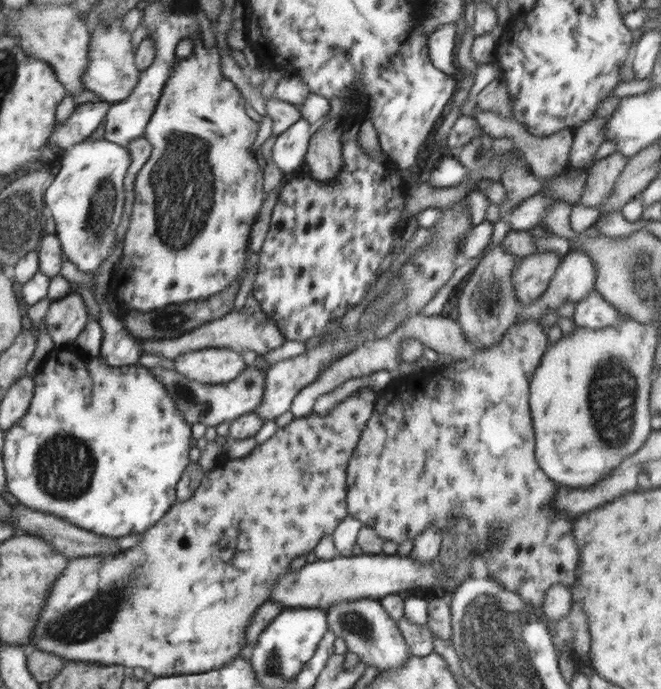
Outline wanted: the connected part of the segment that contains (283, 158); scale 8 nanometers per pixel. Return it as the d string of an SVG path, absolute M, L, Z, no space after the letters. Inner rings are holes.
M301 118L276 136L271 148L271 159L277 168L285 173L290 172L304 161L314 126Z

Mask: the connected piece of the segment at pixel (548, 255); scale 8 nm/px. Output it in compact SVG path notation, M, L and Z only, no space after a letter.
M535 250L521 258L520 264L513 269L516 296L520 306L533 302L545 292L561 258L563 256L552 250Z

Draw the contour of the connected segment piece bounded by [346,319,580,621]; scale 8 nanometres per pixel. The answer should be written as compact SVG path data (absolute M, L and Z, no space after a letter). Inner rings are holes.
M525 319L525 321L515 321L511 328L504 333L501 341L496 346L491 346L487 351L471 351L464 358L459 359L451 366L425 370L414 376L405 376L395 378L390 384L387 384L376 395L376 402L372 408L372 414L367 420L359 441L355 449L350 454L348 466L346 467L346 478L348 479L348 509L353 518L362 523L363 527L369 527L385 541L405 542L419 537L429 524L433 524L439 518L447 518L449 514L455 514L457 518L466 518L471 522L474 533L477 537L479 546L479 556L488 574L497 582L501 583L505 589L515 592L521 597L521 601L531 605L535 609L535 617L545 621L546 616L541 611L543 604L543 594L547 592L549 586L553 584L563 584L570 587L573 581L577 580L577 563L579 563L579 552L573 544L571 532L573 532L573 518L567 514L557 514L553 510L555 487L557 487L540 470L535 457L535 430L531 430L531 410L528 406L529 386L531 384L531 374L540 364L541 356L544 356L547 348L548 338L545 338L541 326L537 320ZM492 538L498 538L496 546L492 546Z

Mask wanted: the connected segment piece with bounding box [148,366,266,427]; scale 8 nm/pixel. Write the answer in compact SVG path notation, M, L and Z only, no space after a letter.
M255 366L245 367L235 380L225 384L198 384L173 369L163 367L149 367L148 370L164 383L173 398L172 402L183 412L185 420L192 424L202 423L205 427L213 427L225 421L231 422L245 414L254 413L260 407L261 400L264 400L266 372Z

